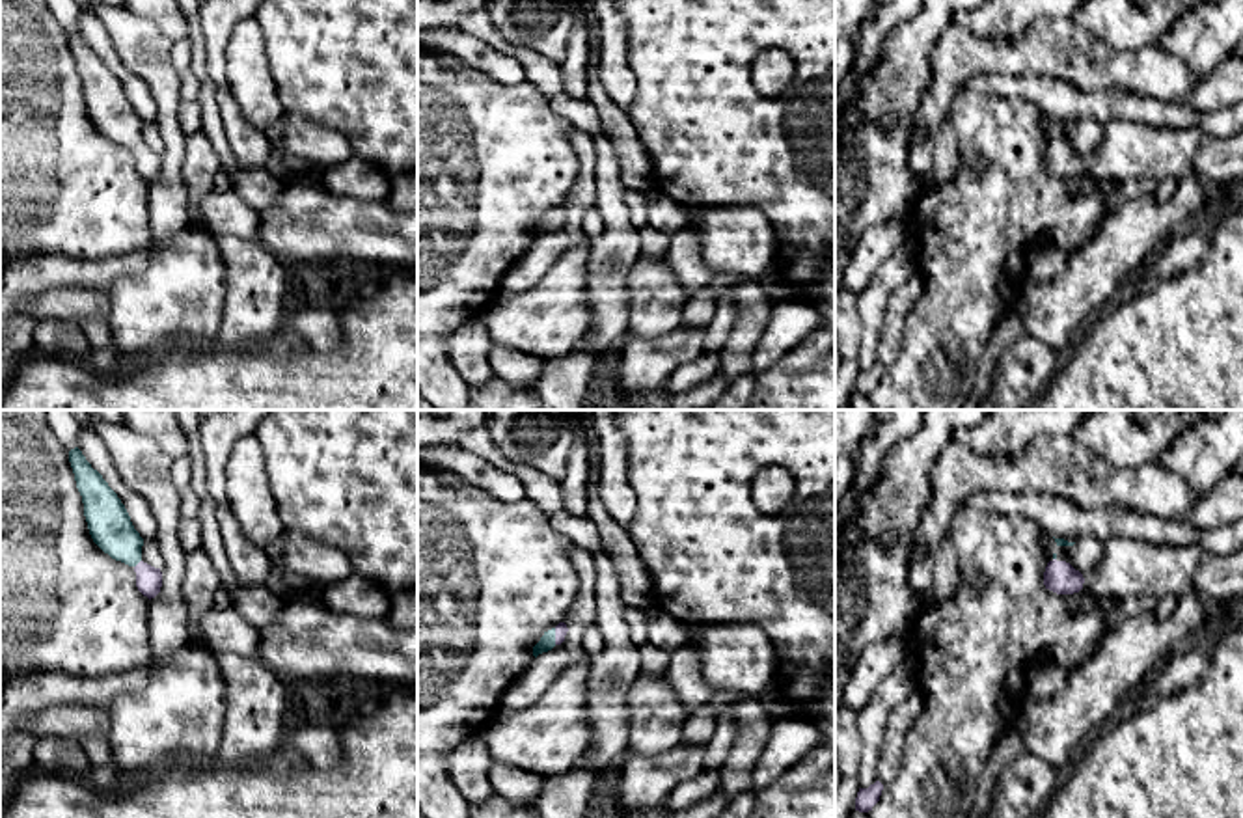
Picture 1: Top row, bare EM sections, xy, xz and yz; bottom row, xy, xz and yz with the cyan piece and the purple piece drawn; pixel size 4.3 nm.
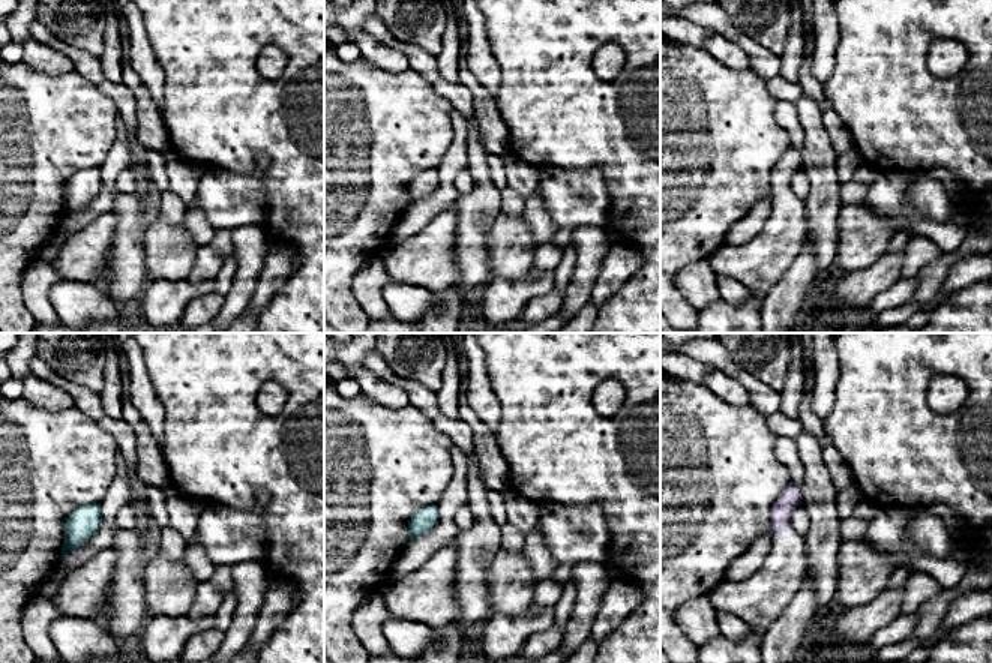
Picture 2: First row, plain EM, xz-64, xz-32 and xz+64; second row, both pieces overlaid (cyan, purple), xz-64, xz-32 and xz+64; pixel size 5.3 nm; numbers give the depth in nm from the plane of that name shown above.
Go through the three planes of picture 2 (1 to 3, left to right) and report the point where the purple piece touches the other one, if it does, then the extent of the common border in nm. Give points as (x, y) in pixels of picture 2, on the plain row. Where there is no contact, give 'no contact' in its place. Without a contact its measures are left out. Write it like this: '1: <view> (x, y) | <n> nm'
1: no contact
2: no contact
3: no contact

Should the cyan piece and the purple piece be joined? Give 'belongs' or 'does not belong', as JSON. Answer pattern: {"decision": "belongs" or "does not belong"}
{"decision": "belongs"}

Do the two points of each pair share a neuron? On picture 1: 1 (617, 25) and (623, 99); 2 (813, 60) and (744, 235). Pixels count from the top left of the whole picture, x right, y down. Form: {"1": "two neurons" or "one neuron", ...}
{"1": "one neuron", "2": "two neurons"}

